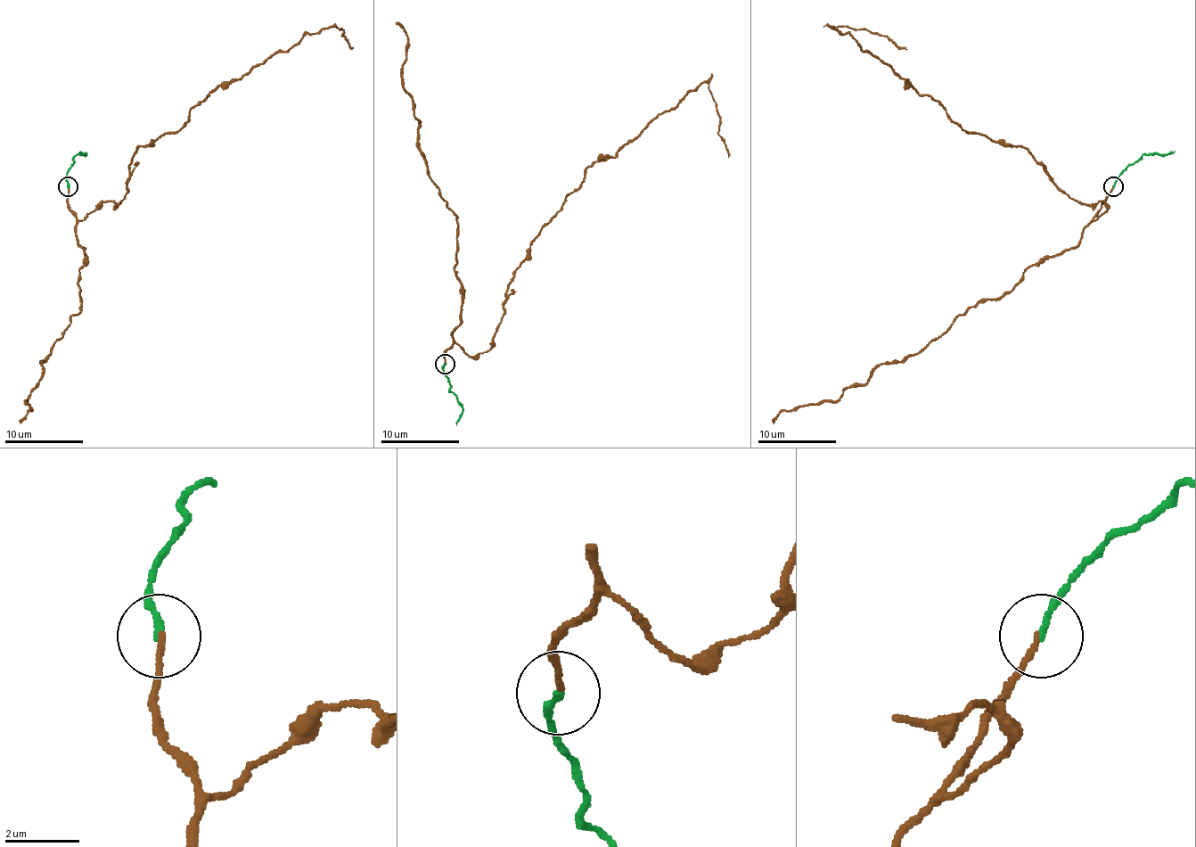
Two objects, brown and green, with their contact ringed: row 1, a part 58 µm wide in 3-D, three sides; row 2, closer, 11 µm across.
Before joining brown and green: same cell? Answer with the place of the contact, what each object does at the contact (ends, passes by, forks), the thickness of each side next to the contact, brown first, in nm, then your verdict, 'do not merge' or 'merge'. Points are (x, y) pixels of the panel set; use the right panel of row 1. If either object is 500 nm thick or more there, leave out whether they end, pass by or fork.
place (1113, 186); brown ends; green ends; calibres 150 and 180 nm; merge

